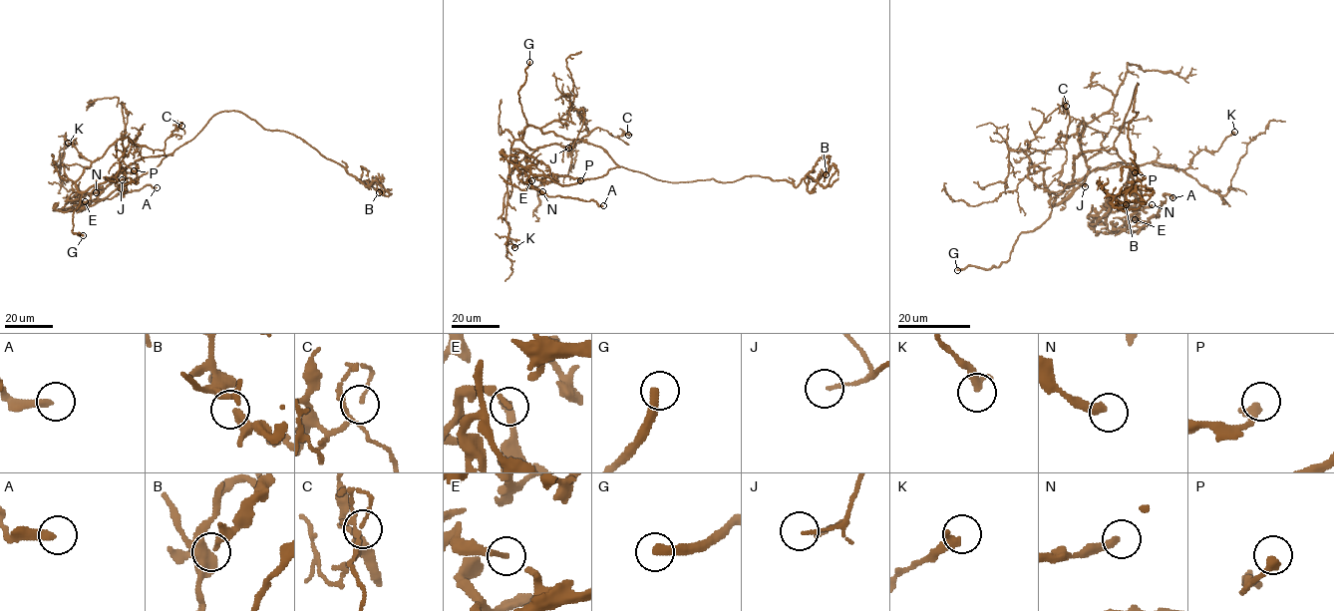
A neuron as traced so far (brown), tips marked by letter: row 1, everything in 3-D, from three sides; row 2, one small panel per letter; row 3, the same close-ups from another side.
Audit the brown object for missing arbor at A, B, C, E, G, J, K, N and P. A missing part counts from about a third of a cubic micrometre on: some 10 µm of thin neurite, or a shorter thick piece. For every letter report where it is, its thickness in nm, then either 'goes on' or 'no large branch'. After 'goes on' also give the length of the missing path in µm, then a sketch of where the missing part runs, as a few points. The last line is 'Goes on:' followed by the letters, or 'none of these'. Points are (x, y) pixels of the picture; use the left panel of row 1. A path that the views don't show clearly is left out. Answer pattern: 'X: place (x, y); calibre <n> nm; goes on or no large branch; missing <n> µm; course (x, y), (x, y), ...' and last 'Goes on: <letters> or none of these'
A: place (157, 187); calibre 280 nm; no large branch
B: place (379, 192); calibre 200 nm; no large branch
C: place (181, 126); calibre 100 nm; no large branch
E: place (85, 201); calibre 200 nm; no large branch
G: place (83, 235); calibre 380 nm; goes on; missing 10 µm
J: place (122, 179); calibre 110 nm; no large branch
K: place (68, 143); calibre 360 nm; no large branch
N: place (96, 192); calibre 320 nm; no large branch
P: place (134, 170); calibre 360 nm; no large branch
Goes on: G

